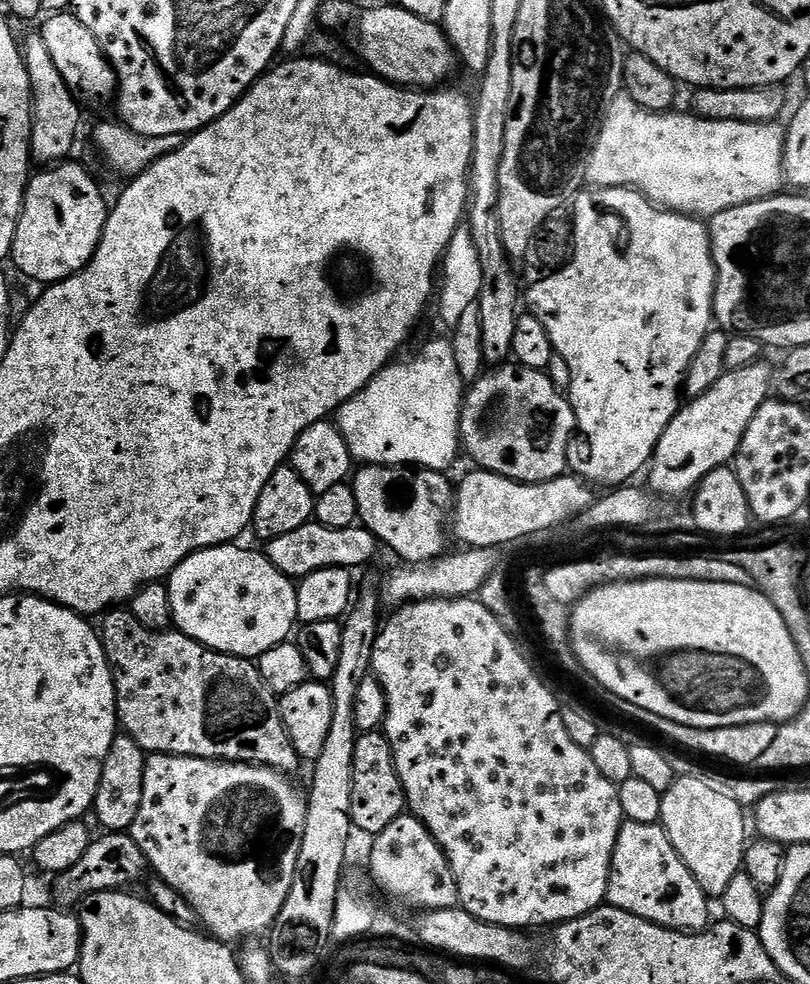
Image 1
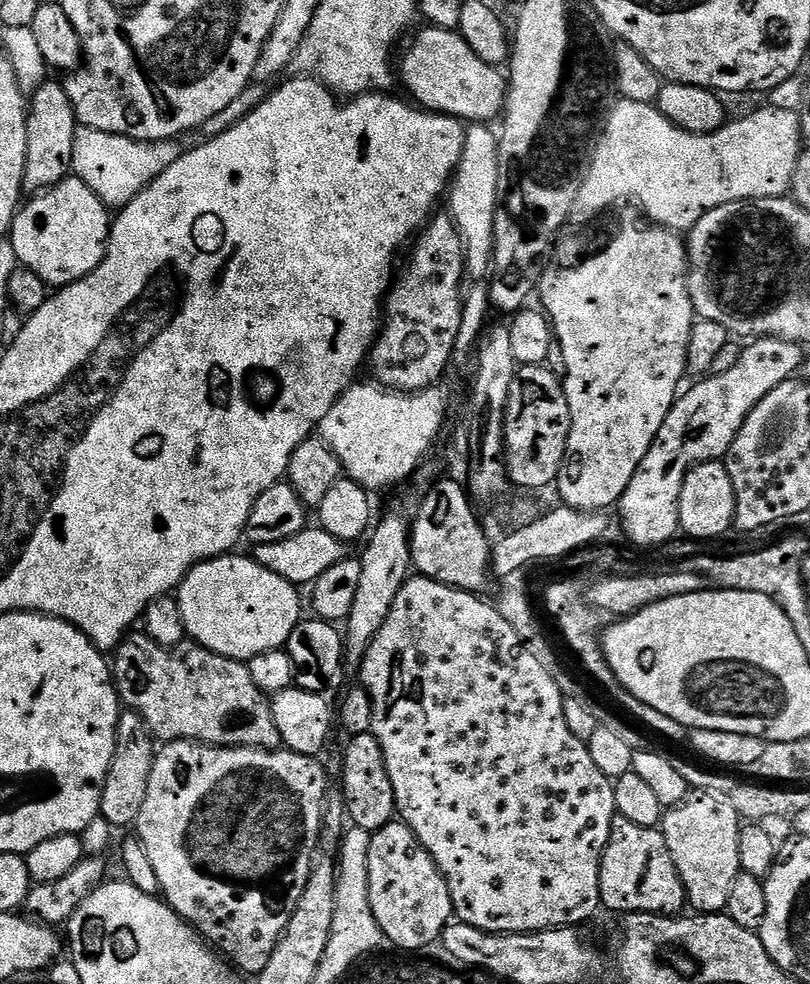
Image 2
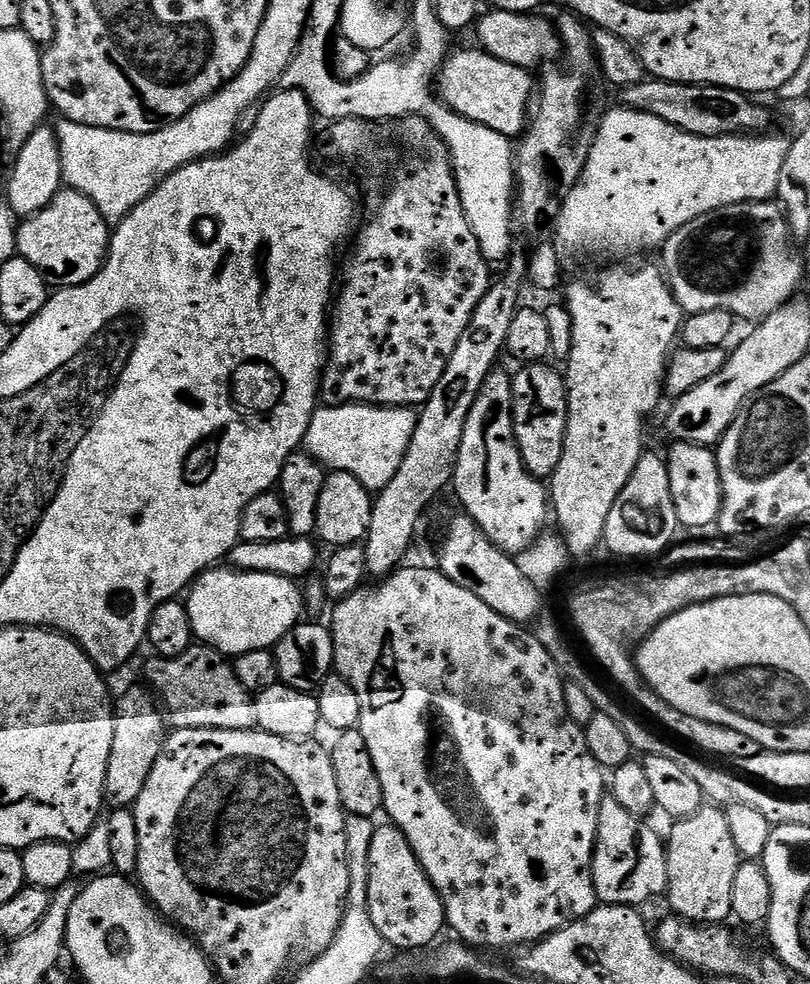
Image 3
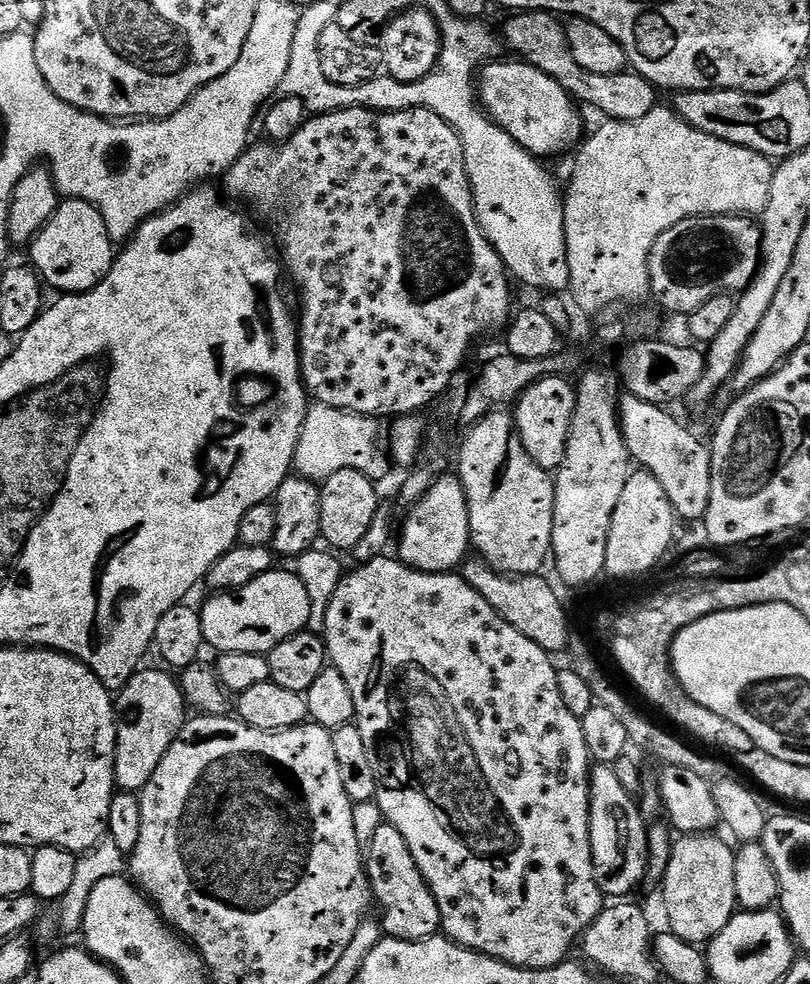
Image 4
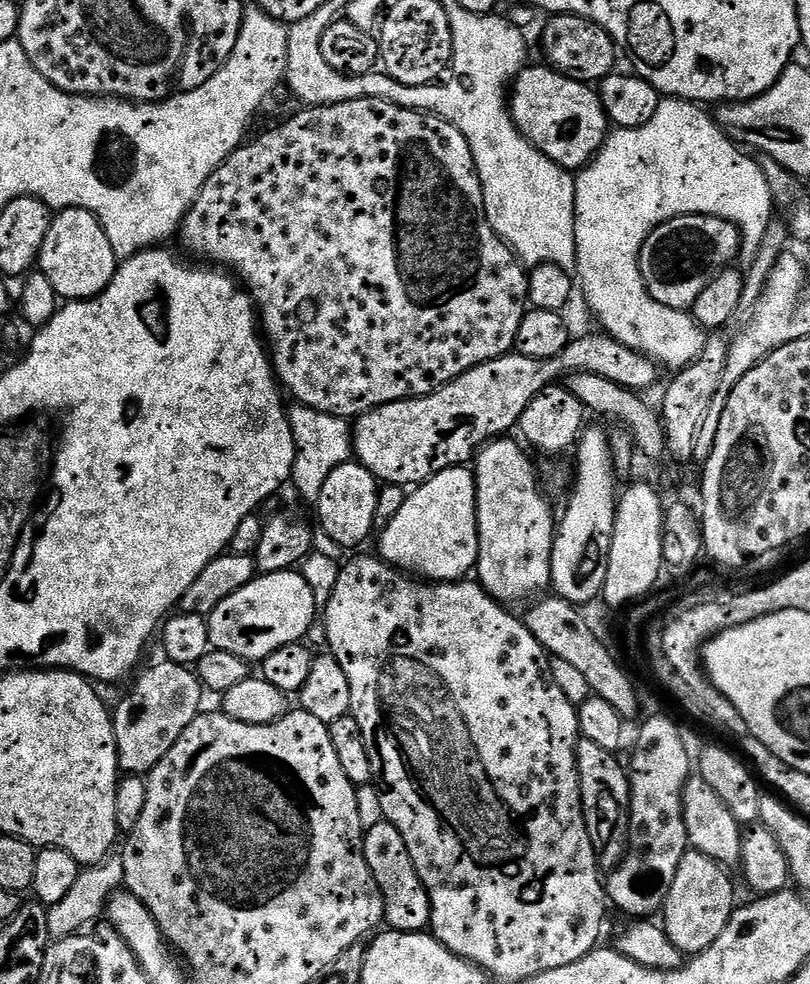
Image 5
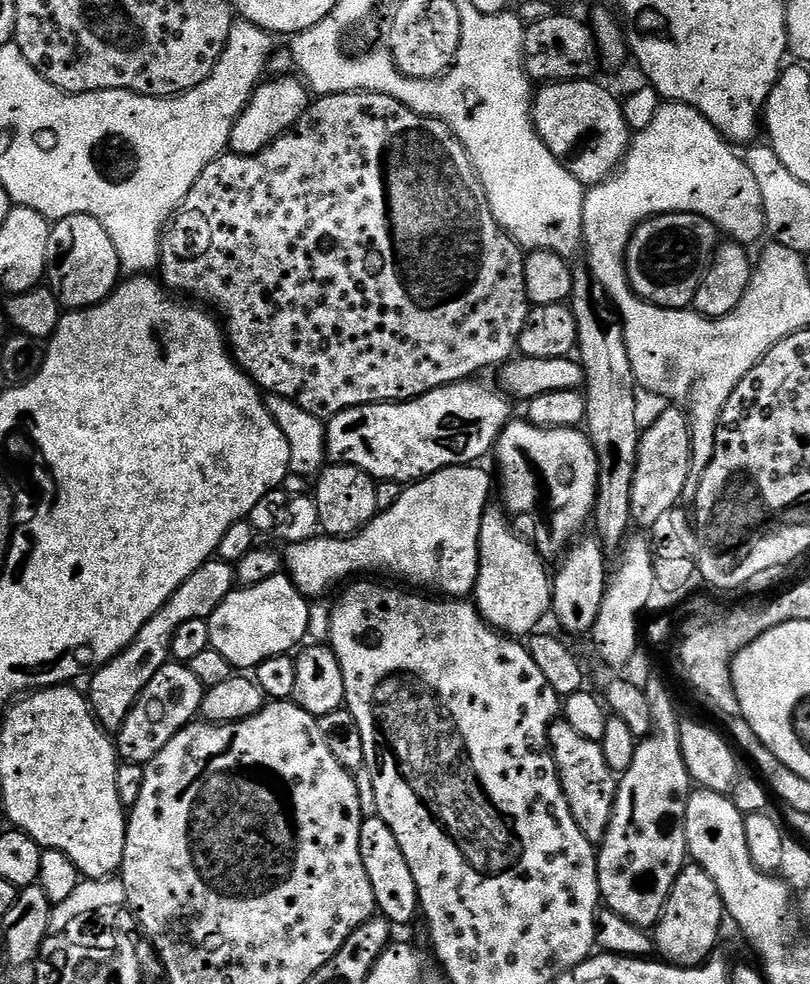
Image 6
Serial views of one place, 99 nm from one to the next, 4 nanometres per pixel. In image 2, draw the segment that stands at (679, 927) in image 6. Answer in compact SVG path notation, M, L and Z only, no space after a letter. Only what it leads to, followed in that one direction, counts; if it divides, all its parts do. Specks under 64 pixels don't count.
M689 791L688 797L673 808L667 809L662 821L666 850L674 858L674 866L682 878L684 894L697 913L720 914L730 902L730 889L738 878L738 838L742 821L734 806L712 792Z

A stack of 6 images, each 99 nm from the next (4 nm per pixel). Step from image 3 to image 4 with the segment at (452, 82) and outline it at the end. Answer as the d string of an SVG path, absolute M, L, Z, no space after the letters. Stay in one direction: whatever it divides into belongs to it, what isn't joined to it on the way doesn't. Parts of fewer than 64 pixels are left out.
M489 62L478 72L478 99L485 112L492 117L498 127L505 128L521 144L531 156L560 156L563 152L571 153L585 139L584 120L580 117L581 105L550 74L538 70L532 64L515 62L516 64L496 64Z

